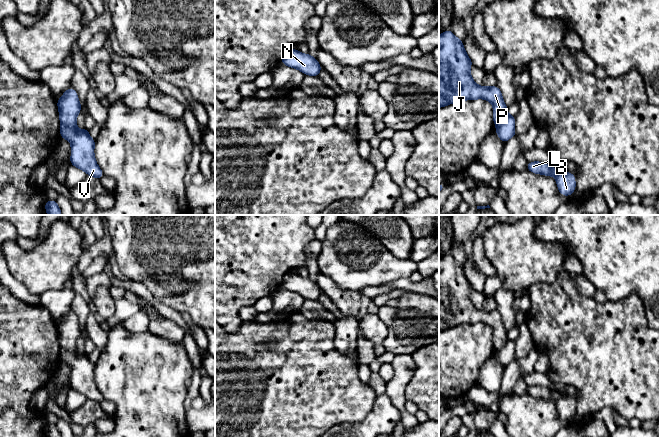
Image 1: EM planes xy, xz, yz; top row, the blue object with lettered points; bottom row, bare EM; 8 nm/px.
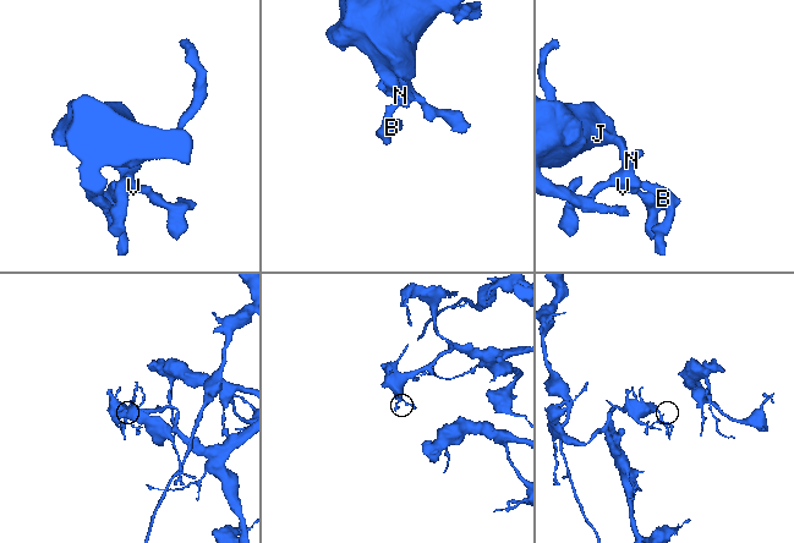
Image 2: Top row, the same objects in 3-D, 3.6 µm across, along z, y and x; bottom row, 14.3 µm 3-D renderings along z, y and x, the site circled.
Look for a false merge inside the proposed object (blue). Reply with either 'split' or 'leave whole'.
split

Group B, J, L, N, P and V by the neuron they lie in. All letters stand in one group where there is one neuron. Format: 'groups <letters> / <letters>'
groups B L N V / J P

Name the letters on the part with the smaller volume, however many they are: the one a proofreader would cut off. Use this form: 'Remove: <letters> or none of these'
Remove: B, L, N, V

